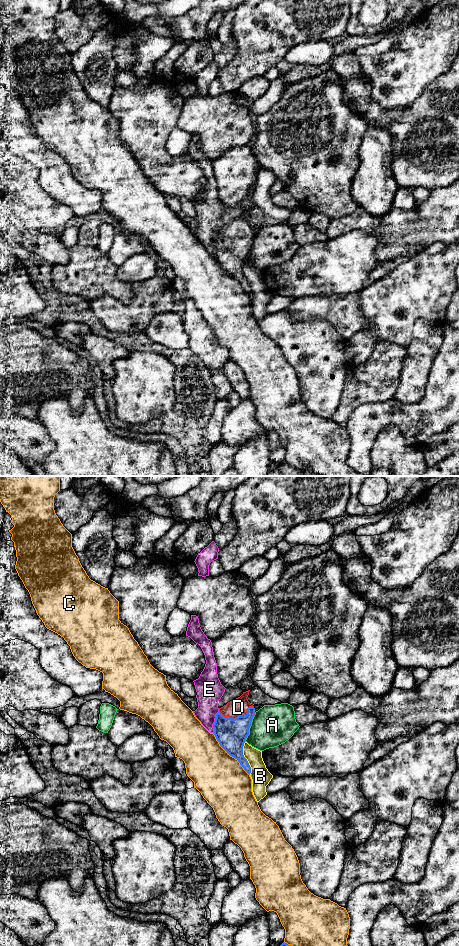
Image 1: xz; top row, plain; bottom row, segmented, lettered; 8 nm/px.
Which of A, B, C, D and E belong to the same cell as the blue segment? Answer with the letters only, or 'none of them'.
D

